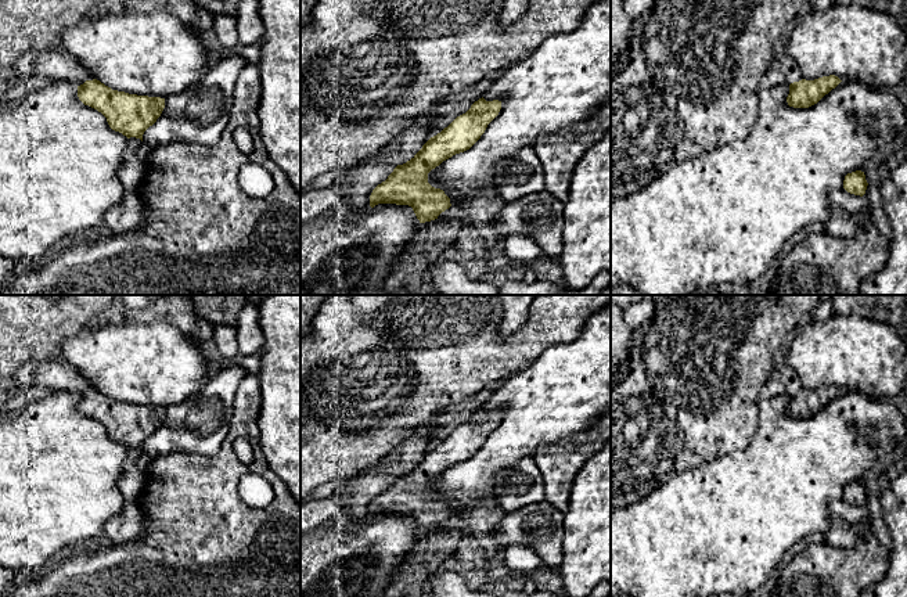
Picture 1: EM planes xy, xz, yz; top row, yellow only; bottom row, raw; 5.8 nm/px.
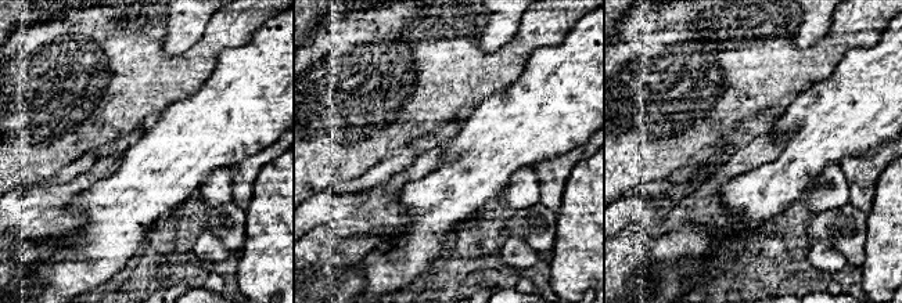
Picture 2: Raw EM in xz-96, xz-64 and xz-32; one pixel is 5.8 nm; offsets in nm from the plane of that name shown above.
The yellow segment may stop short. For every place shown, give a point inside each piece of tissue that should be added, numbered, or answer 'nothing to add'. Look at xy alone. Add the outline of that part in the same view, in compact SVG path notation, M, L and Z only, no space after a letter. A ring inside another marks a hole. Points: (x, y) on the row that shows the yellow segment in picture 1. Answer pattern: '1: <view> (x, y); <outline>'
1: xy (60, 65); M65 51L26 53L17 61L15 71L21 82L35 75L78 86L94 79L82 64Z

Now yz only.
1: yz (785, 63); M787 51L778 58L777 65L781 69L781 72L784 73L785 82L788 84L803 79L793 58Z

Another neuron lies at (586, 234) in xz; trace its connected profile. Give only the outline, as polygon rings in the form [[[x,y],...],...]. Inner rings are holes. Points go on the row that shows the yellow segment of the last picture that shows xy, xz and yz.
[[[611,127],[575,166],[564,202],[562,242],[565,287],[583,289],[597,274],[611,274]]]

